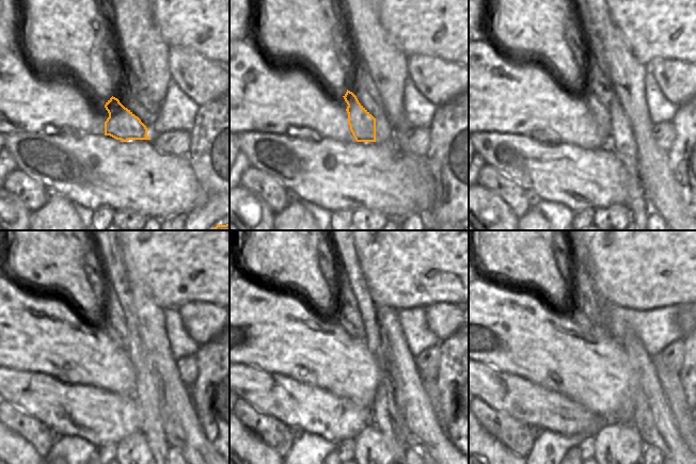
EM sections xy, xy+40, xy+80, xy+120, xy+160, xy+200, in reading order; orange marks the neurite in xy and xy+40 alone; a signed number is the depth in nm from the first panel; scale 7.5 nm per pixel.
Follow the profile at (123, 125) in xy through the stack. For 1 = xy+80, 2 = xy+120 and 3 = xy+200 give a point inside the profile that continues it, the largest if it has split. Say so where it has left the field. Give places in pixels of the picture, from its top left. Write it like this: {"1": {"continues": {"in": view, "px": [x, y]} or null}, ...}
{"1": {"continues": {"in": "xy+80", "px": [600, 114]}}, "2": {"continues": {"in": "xy+120", "px": [111, 333]}}, "3": {"continues": {"in": "xy+200", "px": [572, 306]}}}

